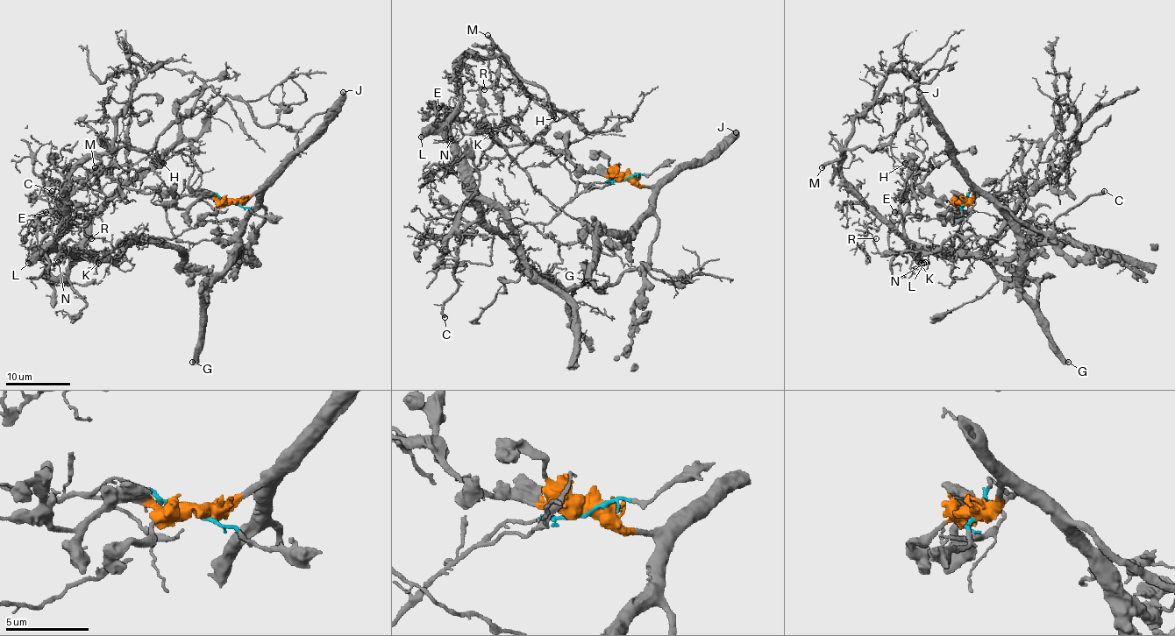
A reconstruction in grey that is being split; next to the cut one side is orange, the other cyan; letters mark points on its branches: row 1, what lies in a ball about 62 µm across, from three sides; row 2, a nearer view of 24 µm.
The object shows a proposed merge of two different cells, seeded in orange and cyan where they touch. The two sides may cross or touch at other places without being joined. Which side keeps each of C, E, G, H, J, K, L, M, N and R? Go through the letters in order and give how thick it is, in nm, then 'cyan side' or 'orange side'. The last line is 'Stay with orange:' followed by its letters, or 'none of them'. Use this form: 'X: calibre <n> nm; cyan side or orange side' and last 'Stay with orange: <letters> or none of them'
C: calibre 360 nm; cyan side
E: calibre 400 nm; cyan side
G: calibre 480 nm; orange side
H: calibre 160 nm; cyan side
J: calibre 500 nm; orange side
K: calibre 160 nm; cyan side
L: calibre 500 nm; cyan side
M: calibre 360 nm; cyan side
N: calibre 110 nm; cyan side
R: calibre 120 nm; cyan side
Stay with orange: G, J

